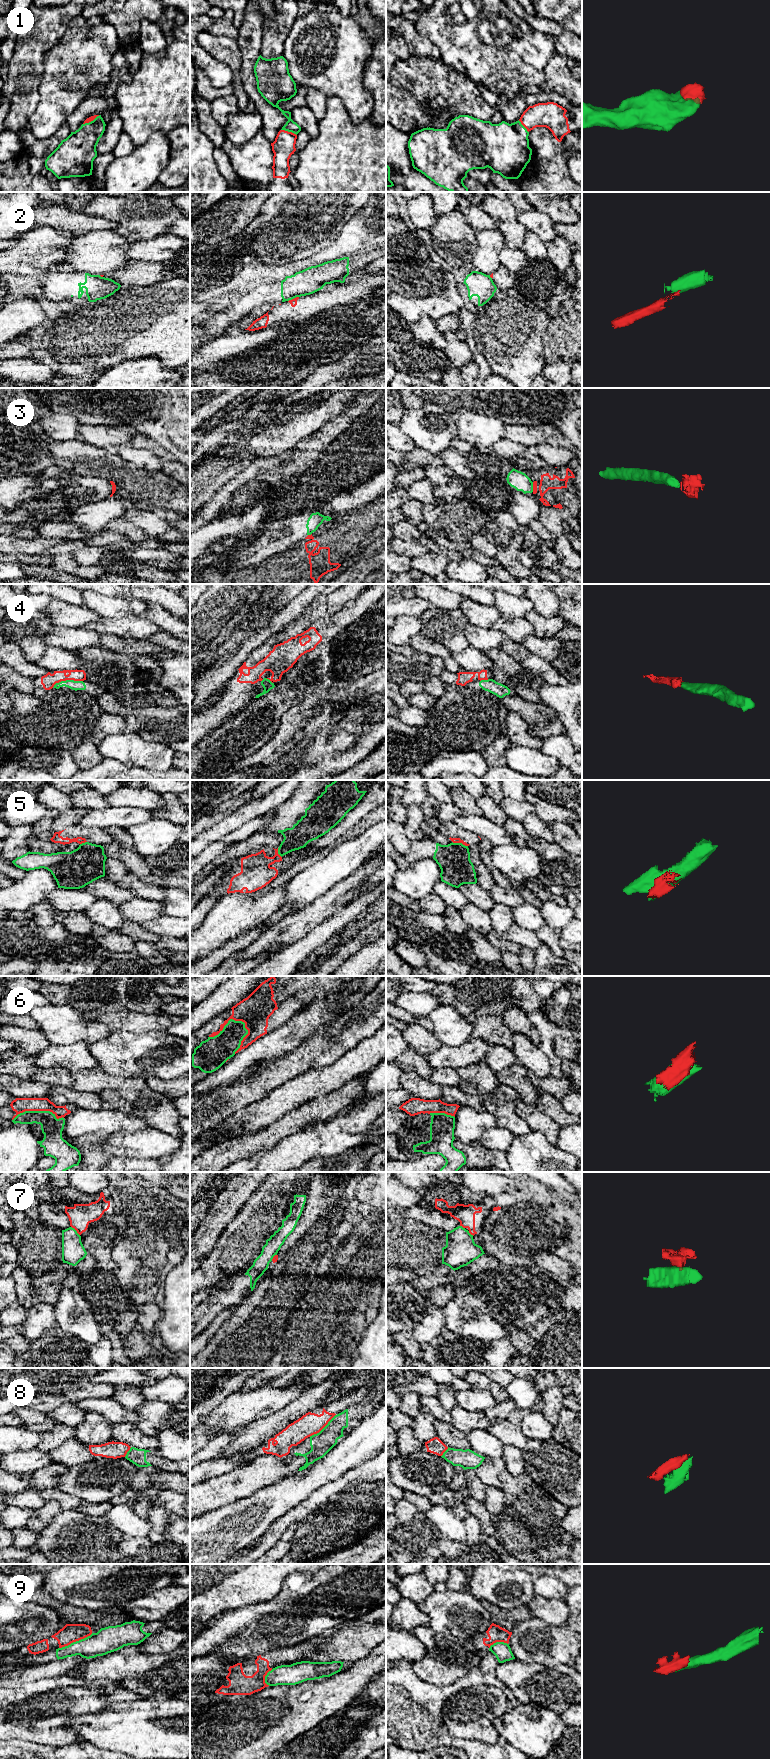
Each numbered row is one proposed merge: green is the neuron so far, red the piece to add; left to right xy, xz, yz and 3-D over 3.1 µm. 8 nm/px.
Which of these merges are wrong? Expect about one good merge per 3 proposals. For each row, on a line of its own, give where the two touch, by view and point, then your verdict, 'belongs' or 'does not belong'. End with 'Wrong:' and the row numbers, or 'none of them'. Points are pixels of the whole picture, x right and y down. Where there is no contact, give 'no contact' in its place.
1: contact xz (289, 131); belongs
2: contact xz (293, 298); does not belong
3: contact xz (309, 534); does not belong
4: contact xy (67, 680); does not belong
5: contact yz (460, 843); does not belong
6: contact xz (229, 1020); does not belong
7: contact xy (76, 1231); does not belong
8: contact xz (323, 1428); does not belong
9: contact xy (76, 1641); does not belong
Wrong: 2, 3, 4, 5, 6, 7, 8, 9

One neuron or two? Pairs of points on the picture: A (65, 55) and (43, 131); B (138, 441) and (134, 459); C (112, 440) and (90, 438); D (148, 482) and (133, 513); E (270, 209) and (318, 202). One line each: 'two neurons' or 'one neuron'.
A: one neuron
B: two neurons
C: one neuron
D: two neurons
E: one neuron

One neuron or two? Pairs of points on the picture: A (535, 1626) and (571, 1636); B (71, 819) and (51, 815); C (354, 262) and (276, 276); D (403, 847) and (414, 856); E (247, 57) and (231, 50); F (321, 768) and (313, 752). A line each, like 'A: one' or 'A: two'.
A: one
B: two
C: one
D: two
E: two
F: two

